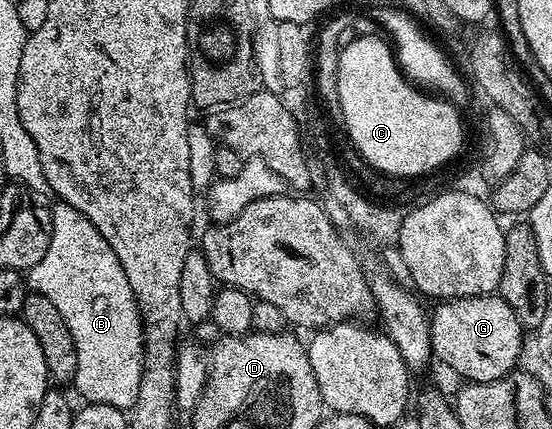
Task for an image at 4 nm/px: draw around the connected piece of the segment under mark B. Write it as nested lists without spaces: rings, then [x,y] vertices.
[[[58,203],[51,208],[50,214],[52,215],[52,243],[48,243],[48,251],[44,251],[44,259],[40,259],[40,263],[36,263],[28,270],[29,288],[47,297],[56,306],[56,311],[60,311],[64,323],[68,323],[68,331],[72,331],[72,343],[76,343],[76,371],[72,385],[73,388],[78,388],[79,395],[83,397],[81,400],[86,403],[107,405],[129,411],[133,409],[136,395],[140,391],[140,379],[144,371],[144,339],[142,338],[142,314],[139,313],[138,304],[132,295],[132,287],[128,287],[128,275],[124,275],[124,267],[120,267],[120,259],[116,259],[116,251],[108,247],[108,239],[104,239],[104,235],[96,231],[94,224],[84,215],[80,215],[80,211],[76,211],[76,207]]]

